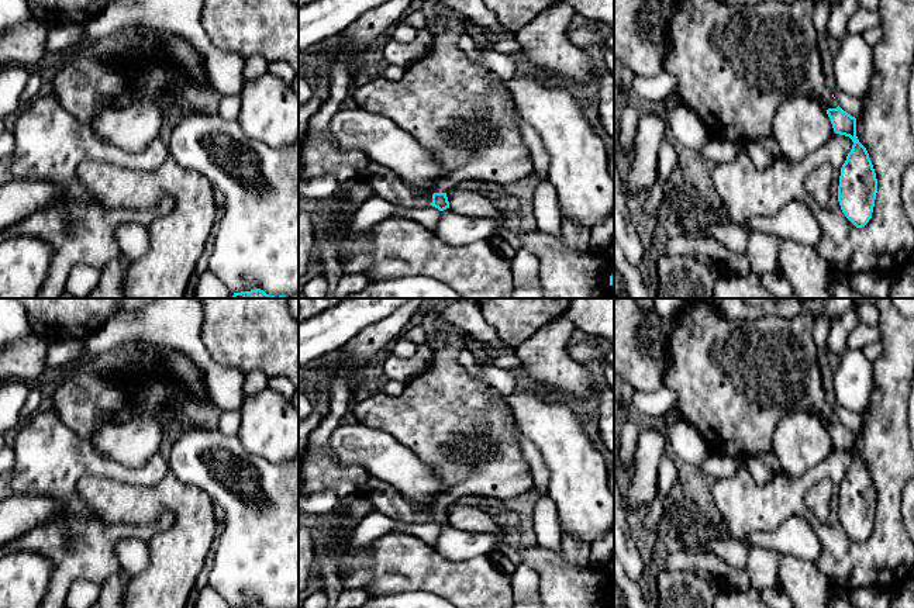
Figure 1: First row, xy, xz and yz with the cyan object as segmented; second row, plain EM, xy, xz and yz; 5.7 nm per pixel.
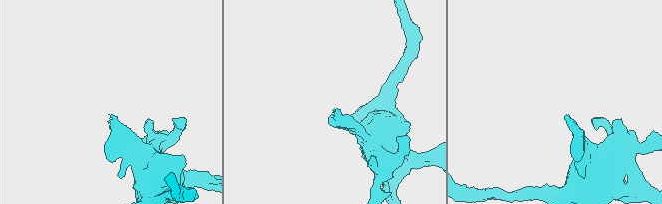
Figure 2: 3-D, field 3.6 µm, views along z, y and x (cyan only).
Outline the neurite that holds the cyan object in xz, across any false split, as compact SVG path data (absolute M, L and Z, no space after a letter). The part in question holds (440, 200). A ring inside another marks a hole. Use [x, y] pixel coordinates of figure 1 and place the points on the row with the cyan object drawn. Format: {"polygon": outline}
{"polygon": "M455 31L434 35L428 53L406 68L401 80L392 82L380 76L355 90L359 108L390 118L432 153L442 167L438 184L431 189L417 189L408 186L389 167L370 162L361 179L377 197L392 204L406 208L432 205L444 211L449 208L445 191L462 182L508 184L534 170L530 149L521 137L514 101L507 94L507 84L494 80L489 68L472 61L461 49L461 35Z"}

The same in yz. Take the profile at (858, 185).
{"polygon": "M675 0L662 69L676 77L670 97L693 110L711 138L731 142L770 137L773 115L791 97L820 101L834 132L853 142L841 167L838 201L845 217L862 228L872 218L877 179L869 153L856 137L856 118L838 106L825 86L813 10L810 0L744 6L728 6L722 0Z"}

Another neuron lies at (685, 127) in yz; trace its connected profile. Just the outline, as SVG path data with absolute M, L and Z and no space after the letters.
M684 106L668 113L666 125L673 141L694 151L700 151L711 138L703 120Z

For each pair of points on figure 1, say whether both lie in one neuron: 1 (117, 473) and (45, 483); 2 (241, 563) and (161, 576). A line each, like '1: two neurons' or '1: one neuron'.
1: one neuron
2: two neurons

